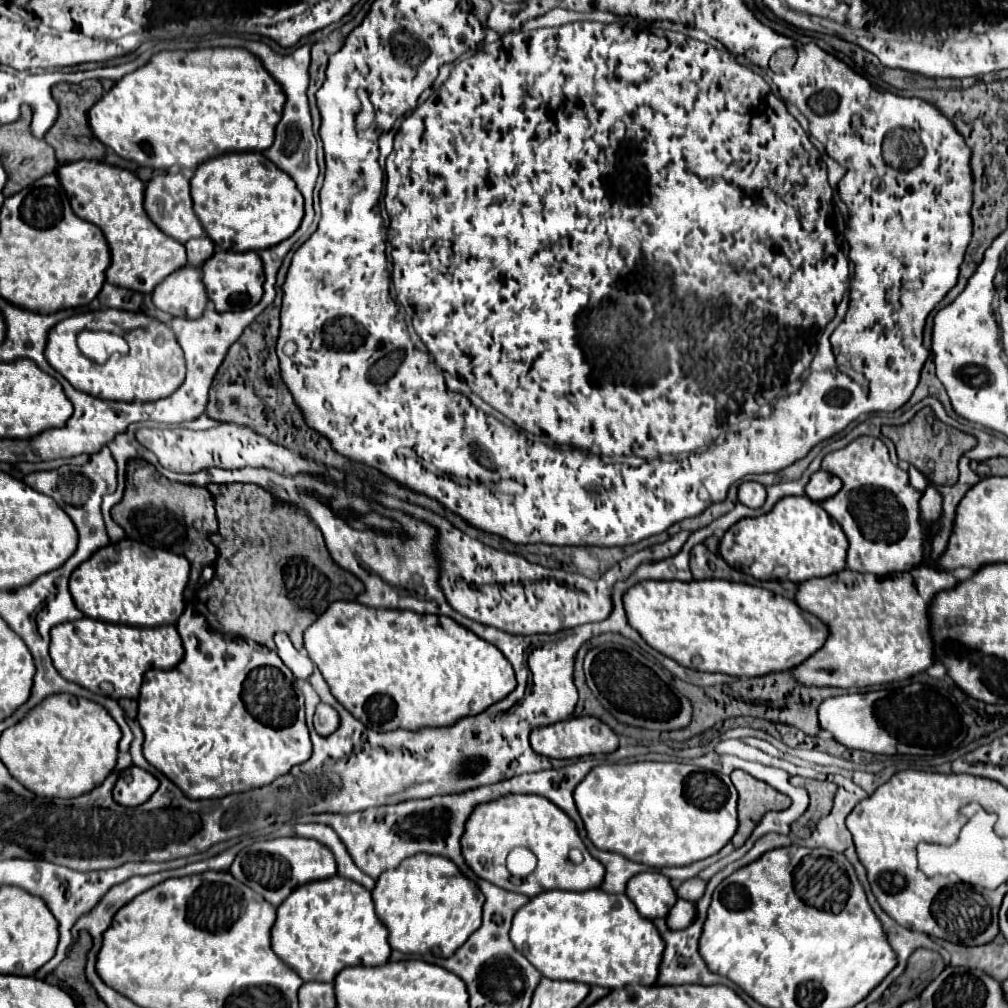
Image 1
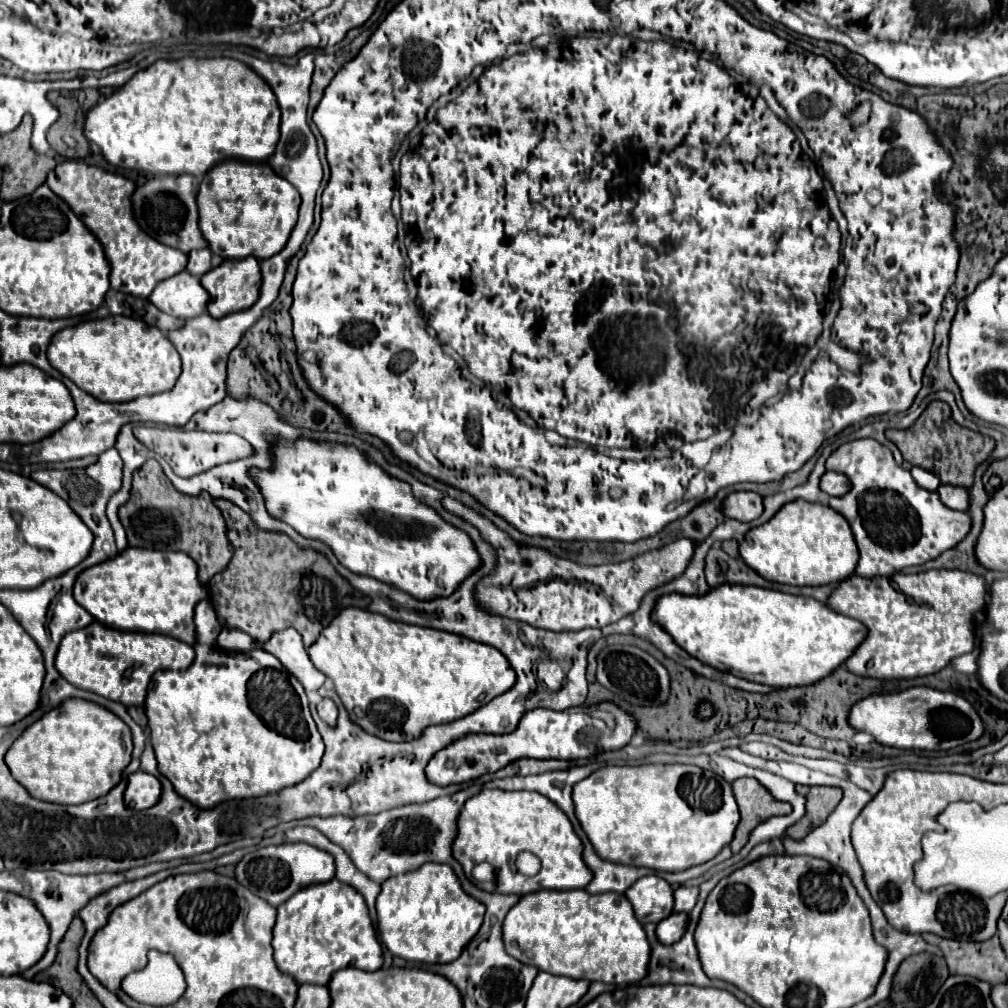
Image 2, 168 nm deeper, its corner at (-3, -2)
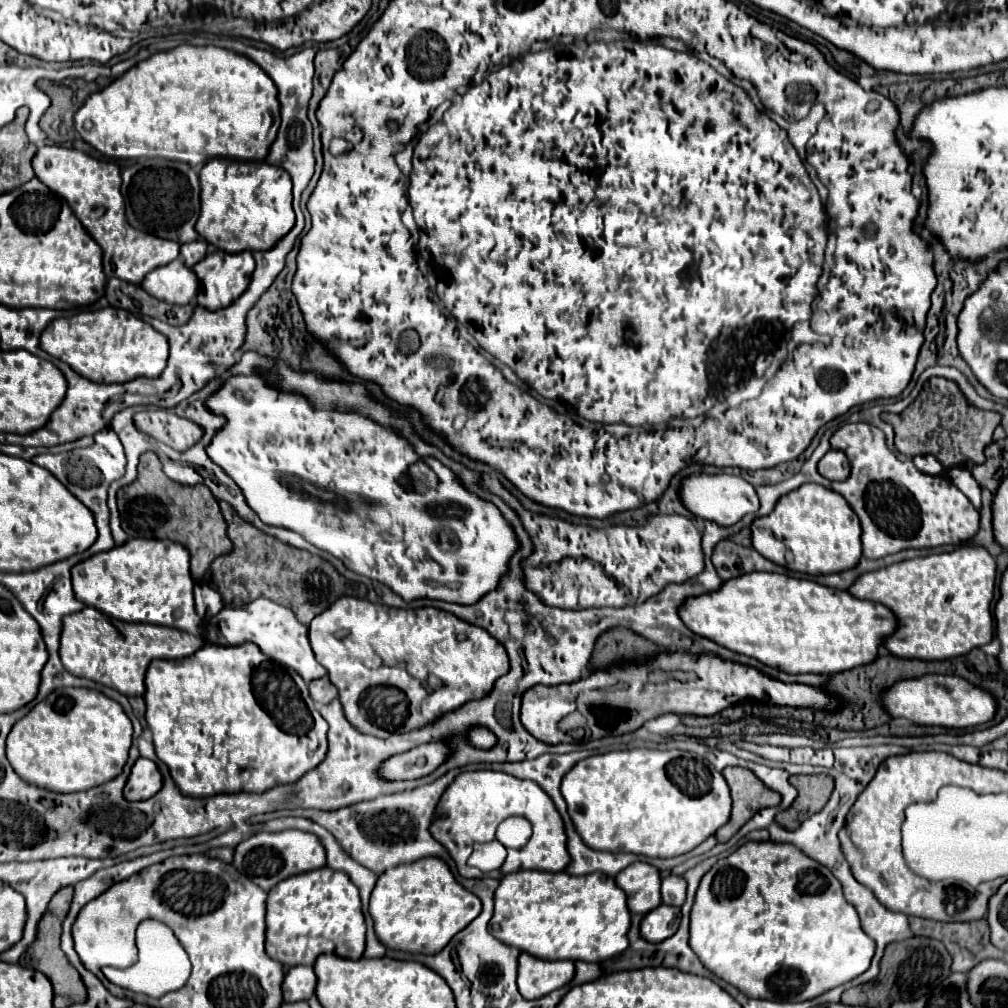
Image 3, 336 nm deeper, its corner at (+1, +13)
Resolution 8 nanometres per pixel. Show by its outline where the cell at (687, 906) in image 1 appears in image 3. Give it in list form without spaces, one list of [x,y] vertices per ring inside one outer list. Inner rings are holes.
[[[660,904],[652,912],[648,912],[642,918],[640,934],[646,942],[662,942],[668,936],[676,934],[676,928],[680,924],[680,908],[672,908],[666,904]]]

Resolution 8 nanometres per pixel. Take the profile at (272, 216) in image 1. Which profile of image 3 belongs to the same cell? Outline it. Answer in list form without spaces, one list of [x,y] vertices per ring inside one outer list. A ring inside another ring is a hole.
[[[210,160],[200,170],[200,218],[196,222],[196,232],[216,248],[222,248],[228,254],[238,252],[266,252],[284,238],[294,226],[292,210],[292,180],[284,168],[276,168],[266,162],[238,162],[238,160]]]

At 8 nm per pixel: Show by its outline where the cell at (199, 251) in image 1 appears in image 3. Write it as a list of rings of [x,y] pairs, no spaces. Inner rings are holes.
[[[198,238],[194,242],[186,242],[180,246],[180,258],[184,260],[184,264],[188,268],[192,268],[196,262],[200,262],[206,256],[206,252],[208,252],[208,242],[202,238]]]

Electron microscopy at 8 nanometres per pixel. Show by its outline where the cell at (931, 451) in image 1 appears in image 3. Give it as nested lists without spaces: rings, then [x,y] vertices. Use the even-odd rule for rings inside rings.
[[[930,378],[920,390],[918,398],[902,414],[882,414],[882,420],[894,426],[894,444],[904,456],[932,454],[950,470],[962,466],[964,460],[984,460],[984,448],[992,442],[994,428],[1002,416],[998,412],[970,406],[956,382],[946,378]]]

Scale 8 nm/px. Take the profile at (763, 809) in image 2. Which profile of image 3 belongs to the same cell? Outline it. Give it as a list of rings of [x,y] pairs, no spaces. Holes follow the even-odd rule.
[[[724,768],[722,776],[726,778],[732,792],[732,816],[716,832],[718,842],[728,842],[758,810],[780,804],[780,794],[766,788],[752,772],[744,768]]]

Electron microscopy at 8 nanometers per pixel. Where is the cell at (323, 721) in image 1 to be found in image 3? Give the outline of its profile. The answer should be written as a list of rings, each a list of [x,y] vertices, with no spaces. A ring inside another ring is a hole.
[[[328,676],[312,680],[308,684],[308,688],[310,688],[310,696],[320,704],[328,704],[330,700],[334,700],[338,696],[338,688],[328,680]]]

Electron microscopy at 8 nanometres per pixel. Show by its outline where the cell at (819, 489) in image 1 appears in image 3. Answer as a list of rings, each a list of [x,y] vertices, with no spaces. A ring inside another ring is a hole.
[[[830,450],[818,464],[818,472],[828,480],[846,480],[850,474],[850,462],[844,452]]]

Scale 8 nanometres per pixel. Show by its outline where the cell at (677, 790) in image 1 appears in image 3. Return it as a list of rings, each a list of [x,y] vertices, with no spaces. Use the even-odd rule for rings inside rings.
[[[634,748],[634,750],[620,750],[620,752],[608,752],[608,754],[598,754],[598,756],[590,756],[586,760],[582,760],[580,764],[576,764],[576,768],[572,768],[572,772],[568,772],[568,776],[564,776],[564,784],[562,784],[562,796],[568,804],[568,814],[576,826],[576,832],[582,836],[584,844],[588,844],[594,850],[608,850],[608,852],[632,852],[632,854],[642,854],[642,856],[650,856],[650,858],[672,858],[678,854],[686,854],[690,850],[694,850],[700,842],[704,842],[708,836],[712,836],[728,818],[730,818],[730,790],[728,784],[724,780],[724,776],[712,768],[712,764],[708,764],[702,756],[688,752],[690,756],[654,756],[652,752],[660,752],[660,750],[648,750],[648,748]]]

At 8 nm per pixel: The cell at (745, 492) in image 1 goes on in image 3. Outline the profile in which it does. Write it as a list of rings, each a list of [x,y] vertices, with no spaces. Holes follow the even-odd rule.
[[[692,474],[688,478],[682,478],[680,482],[680,500],[684,508],[694,516],[702,520],[716,522],[720,526],[734,526],[738,520],[742,520],[746,514],[752,514],[760,508],[758,494],[752,484],[748,484],[740,476],[728,476],[728,474]]]

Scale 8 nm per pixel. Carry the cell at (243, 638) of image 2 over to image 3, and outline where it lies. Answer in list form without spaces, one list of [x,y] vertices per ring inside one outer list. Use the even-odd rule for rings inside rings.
[[[132,538],[72,568],[72,590],[82,604],[122,622],[158,624],[200,636],[192,588],[190,554],[182,544],[170,540]]]

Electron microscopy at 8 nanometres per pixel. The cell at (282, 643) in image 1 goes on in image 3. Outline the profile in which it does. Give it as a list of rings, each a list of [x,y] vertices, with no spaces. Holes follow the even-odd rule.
[[[256,598],[240,608],[222,608],[216,616],[206,618],[202,622],[202,634],[204,634],[206,642],[210,642],[210,644],[232,644],[232,646],[244,644],[244,642],[258,644],[258,648],[268,658],[296,670],[304,678],[304,682],[326,676],[326,668],[322,668],[316,662],[314,652],[310,648],[308,628],[296,620],[294,612],[290,612],[286,606],[280,606],[272,600]]]

